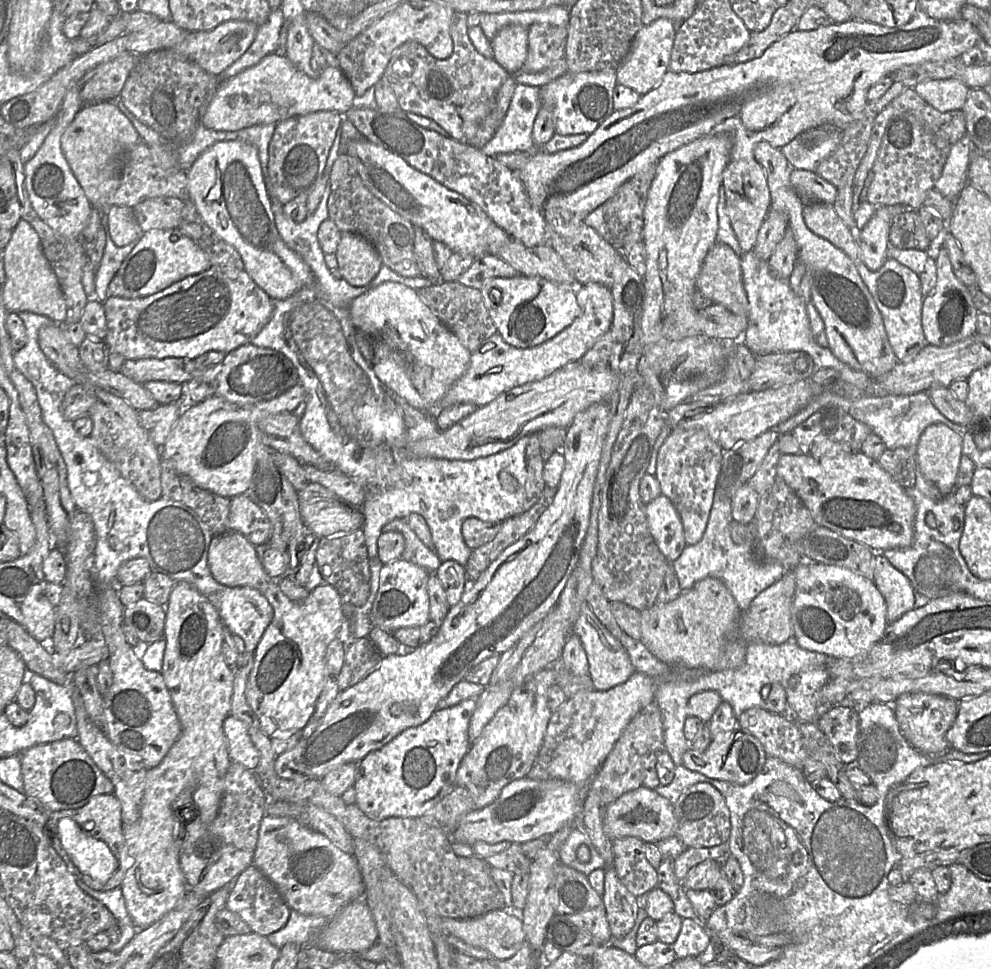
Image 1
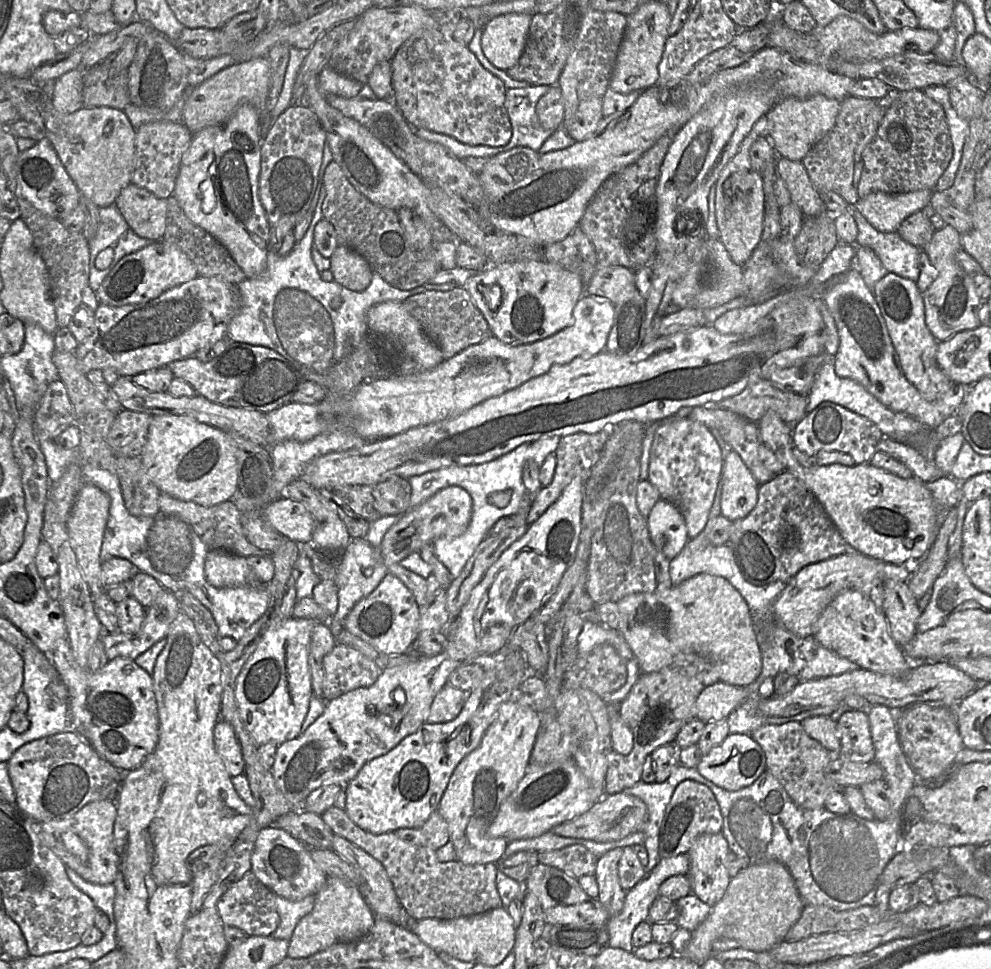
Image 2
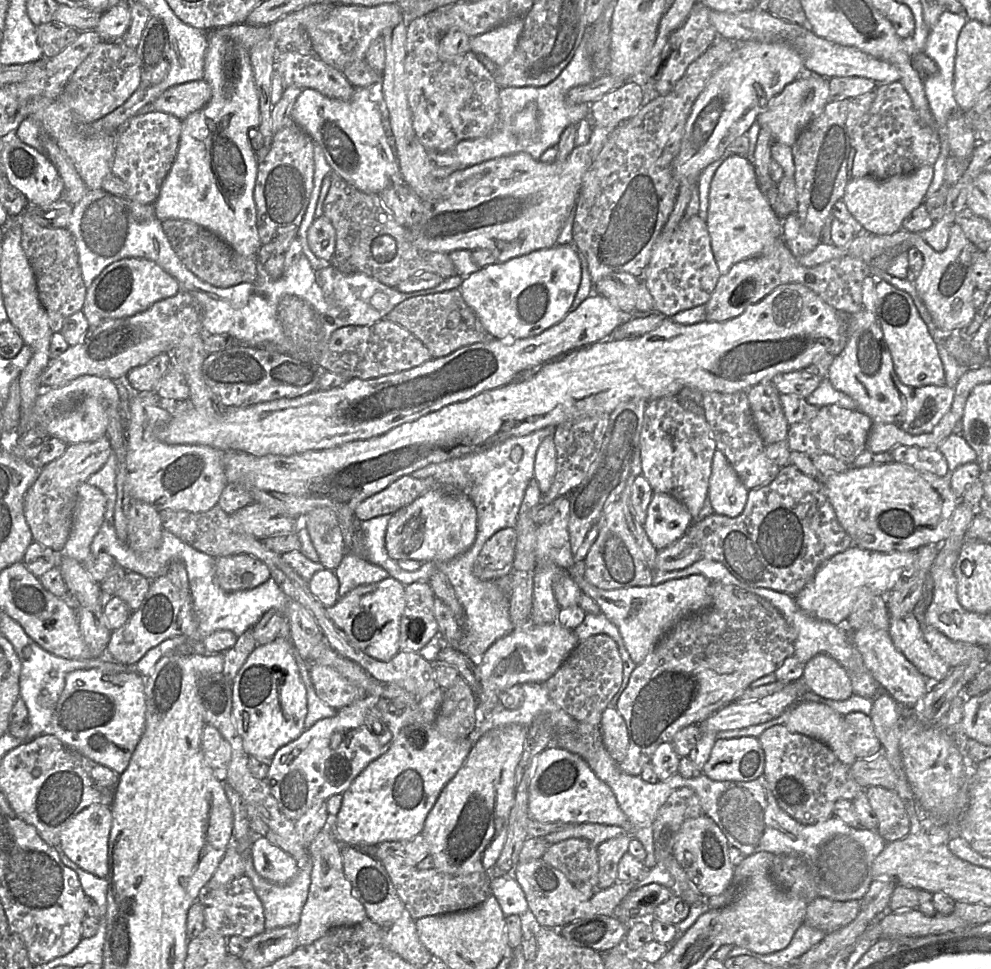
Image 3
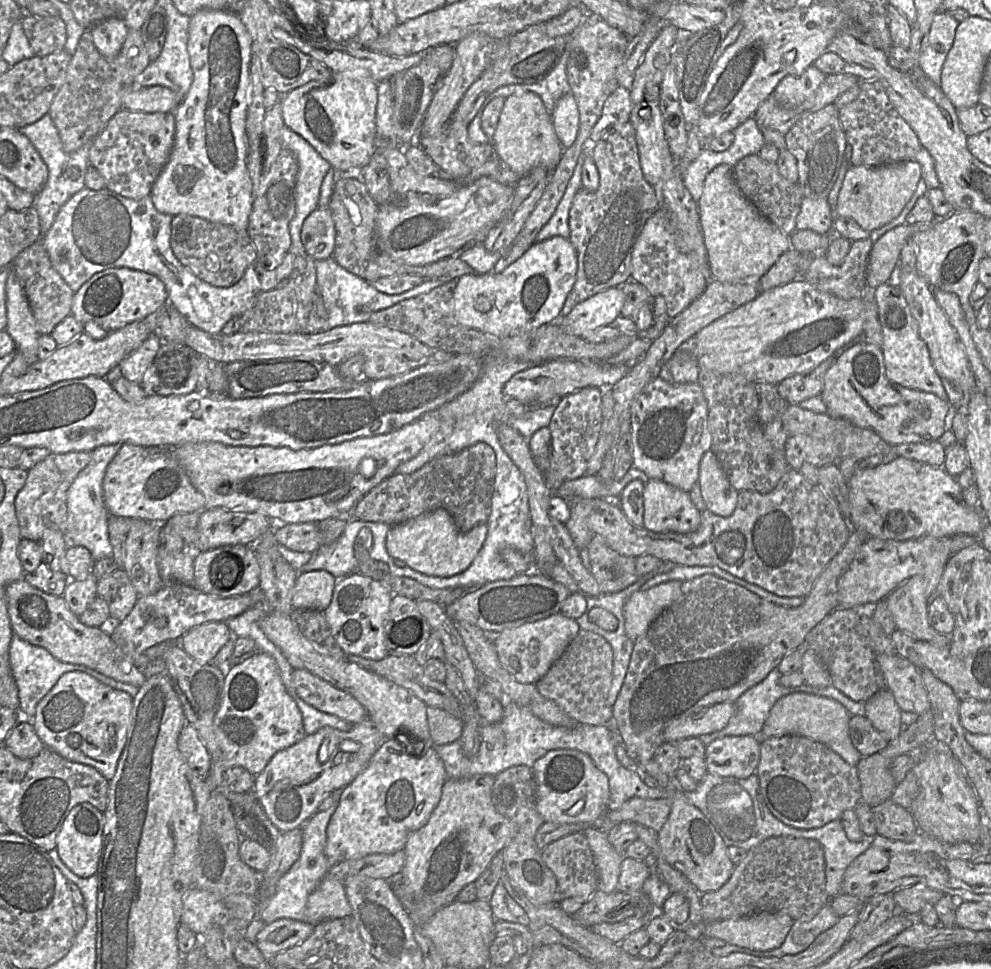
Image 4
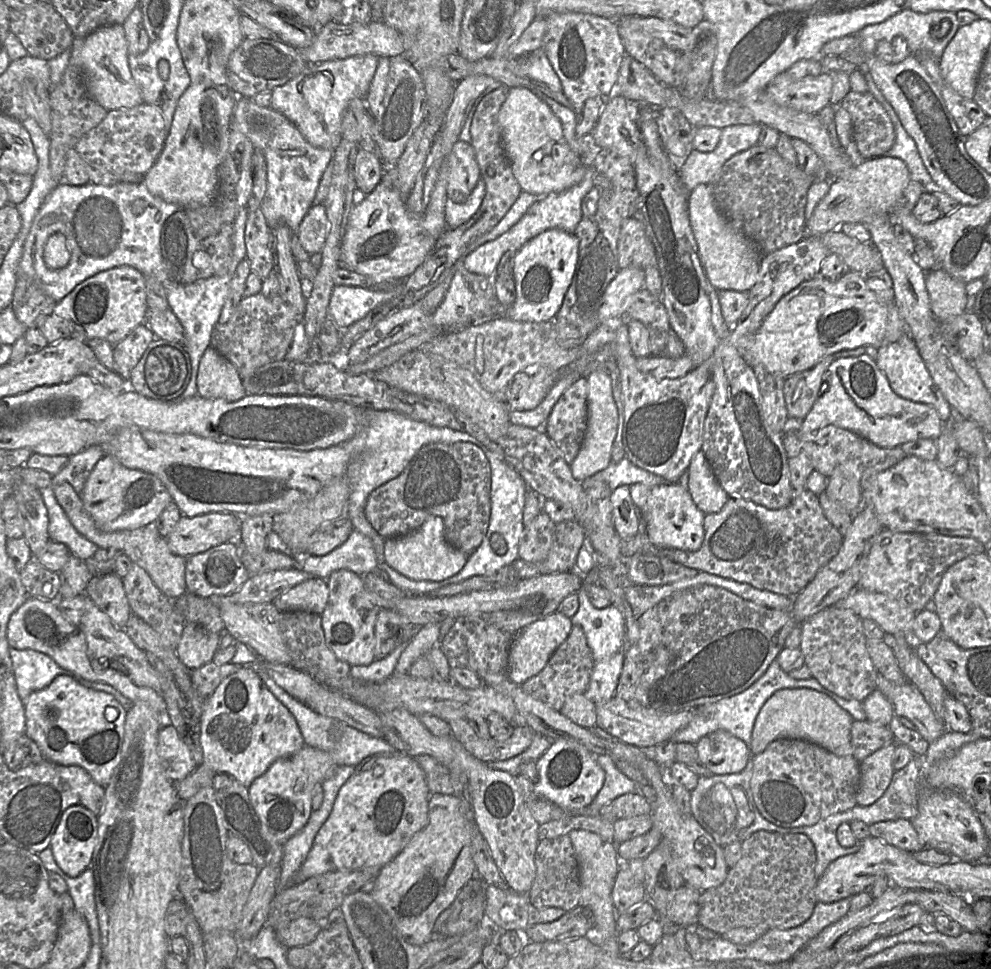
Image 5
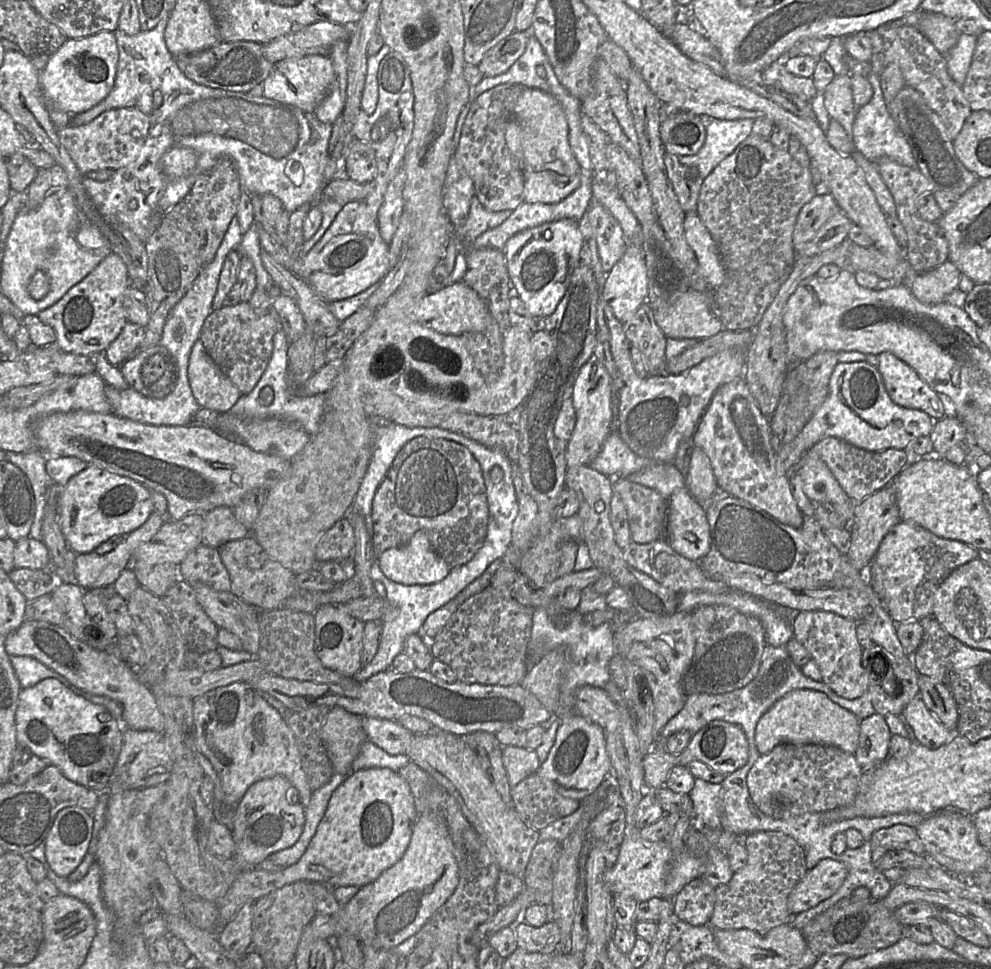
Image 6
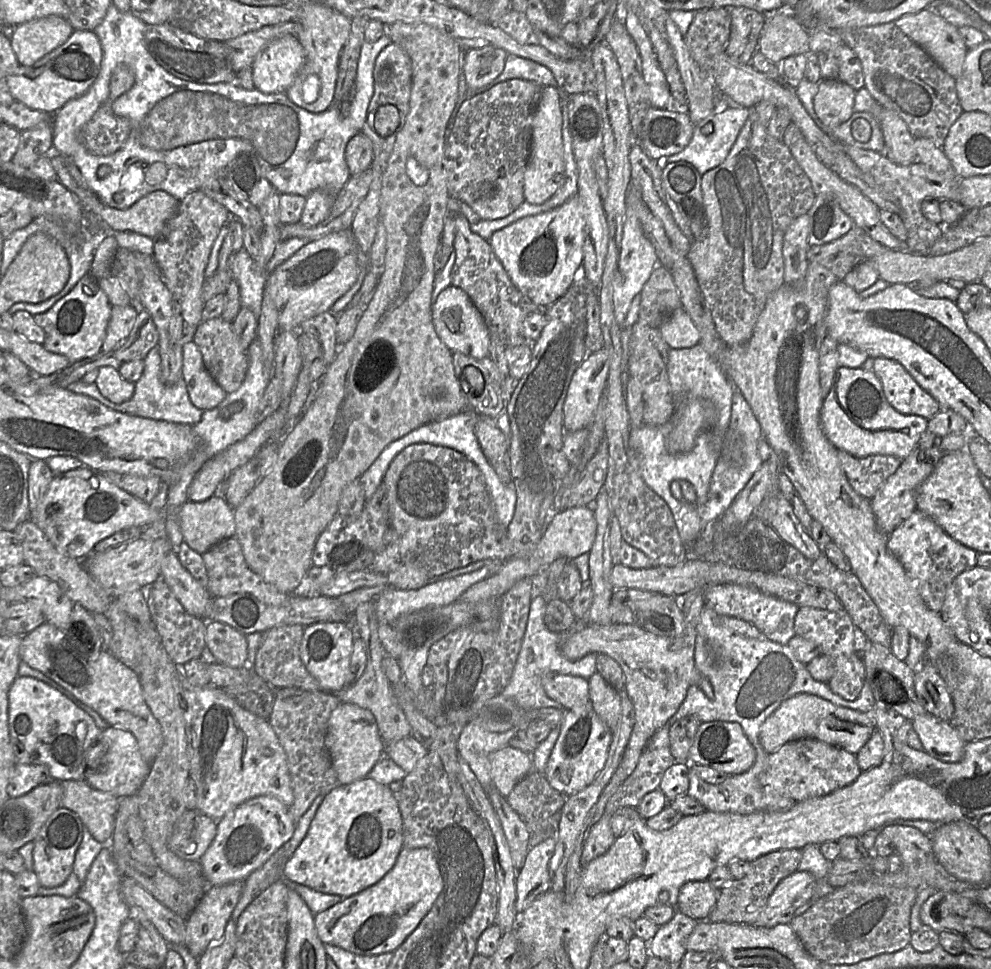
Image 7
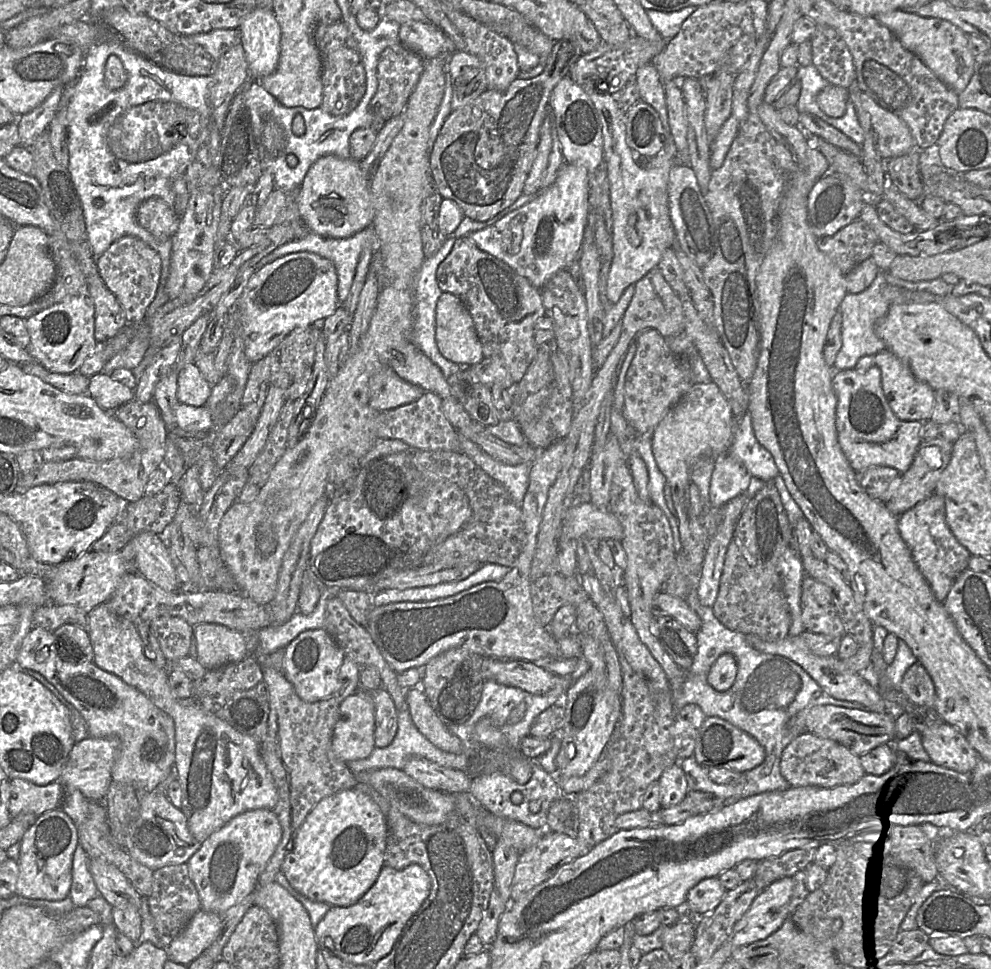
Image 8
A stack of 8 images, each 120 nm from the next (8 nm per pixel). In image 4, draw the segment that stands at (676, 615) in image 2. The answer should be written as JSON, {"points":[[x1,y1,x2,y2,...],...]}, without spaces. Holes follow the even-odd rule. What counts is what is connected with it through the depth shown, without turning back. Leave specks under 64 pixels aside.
{"points":[[669,581,649,590,638,590,629,597,624,605,625,632,629,639,636,641,642,637,652,622,681,596,682,582]]}

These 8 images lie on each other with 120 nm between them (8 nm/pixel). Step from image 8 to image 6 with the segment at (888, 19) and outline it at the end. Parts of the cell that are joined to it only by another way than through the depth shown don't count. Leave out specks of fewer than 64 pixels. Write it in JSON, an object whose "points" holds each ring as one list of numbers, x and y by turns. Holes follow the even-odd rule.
{"points":[[921,11,915,27,944,56,957,43,961,34,954,19,937,12]]}

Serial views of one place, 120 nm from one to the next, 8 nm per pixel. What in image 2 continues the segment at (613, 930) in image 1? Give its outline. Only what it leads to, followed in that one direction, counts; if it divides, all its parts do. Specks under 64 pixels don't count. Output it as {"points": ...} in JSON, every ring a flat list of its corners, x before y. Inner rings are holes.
{"points":[[616,847,597,860,595,878,598,884,598,899,609,913,609,917,619,914,624,906,626,893,619,882,618,863,623,848]]}

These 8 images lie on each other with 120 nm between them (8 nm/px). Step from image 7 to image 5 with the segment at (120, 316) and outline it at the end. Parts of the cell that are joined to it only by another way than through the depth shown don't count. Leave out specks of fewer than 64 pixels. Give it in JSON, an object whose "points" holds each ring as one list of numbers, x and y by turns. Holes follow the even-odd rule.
{"points":[[140,324,114,344,112,354,115,372,125,380,129,379,132,369,153,339,153,332,145,324]]}

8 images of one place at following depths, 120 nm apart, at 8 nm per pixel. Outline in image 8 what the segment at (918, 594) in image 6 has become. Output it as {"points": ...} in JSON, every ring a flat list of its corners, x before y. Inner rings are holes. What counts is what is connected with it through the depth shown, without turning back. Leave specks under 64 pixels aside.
{"points":[[933,493,924,501,898,517,901,537,911,550,912,557,929,583,935,598,944,603,958,577,969,567,971,553,959,543,946,522,945,500]]}

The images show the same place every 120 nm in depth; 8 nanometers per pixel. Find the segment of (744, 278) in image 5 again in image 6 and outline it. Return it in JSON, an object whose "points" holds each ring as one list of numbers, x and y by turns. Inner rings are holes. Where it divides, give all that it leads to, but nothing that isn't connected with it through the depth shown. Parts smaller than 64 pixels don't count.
{"points":[[697,211,685,213,684,236,694,252,698,273,705,283,713,289,721,286,725,281,726,271,720,251]]}

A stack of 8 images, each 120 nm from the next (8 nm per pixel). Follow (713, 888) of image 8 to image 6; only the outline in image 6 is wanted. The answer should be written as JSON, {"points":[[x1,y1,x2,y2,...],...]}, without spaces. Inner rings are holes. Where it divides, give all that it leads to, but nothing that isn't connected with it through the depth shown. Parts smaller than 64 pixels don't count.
{"points":[[703,878,687,883,673,900,675,919,693,926,709,923,715,904,715,888]]}

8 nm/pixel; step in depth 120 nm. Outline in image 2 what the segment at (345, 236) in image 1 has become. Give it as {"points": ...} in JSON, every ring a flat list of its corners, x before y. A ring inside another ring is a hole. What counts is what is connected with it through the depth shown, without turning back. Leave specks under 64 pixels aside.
{"points":[[338,245,330,257,330,270,336,282,352,291,367,288,374,274,362,255,343,245]]}

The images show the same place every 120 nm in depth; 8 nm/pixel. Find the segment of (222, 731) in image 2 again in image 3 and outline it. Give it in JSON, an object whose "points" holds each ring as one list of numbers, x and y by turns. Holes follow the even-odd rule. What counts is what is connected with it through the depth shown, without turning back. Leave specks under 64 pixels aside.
{"points":[[206,725,201,736,201,749,207,765,215,776,225,781,227,768,232,758,229,742,211,725]]}

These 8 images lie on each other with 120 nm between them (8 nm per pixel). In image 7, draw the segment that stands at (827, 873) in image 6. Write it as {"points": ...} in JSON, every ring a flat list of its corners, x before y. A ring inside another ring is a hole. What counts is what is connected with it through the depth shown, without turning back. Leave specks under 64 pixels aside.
{"points":[[796,871,783,878,769,896,754,926,789,924,795,910,811,898,815,884,814,876,806,871]]}

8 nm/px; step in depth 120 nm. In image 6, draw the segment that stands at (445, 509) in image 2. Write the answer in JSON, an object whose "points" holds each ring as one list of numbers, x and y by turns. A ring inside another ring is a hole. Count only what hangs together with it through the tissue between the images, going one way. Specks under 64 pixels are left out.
{"points":[[423,530,417,531,408,543,384,551,378,562,388,579,404,585,437,583,452,569,435,553]]}

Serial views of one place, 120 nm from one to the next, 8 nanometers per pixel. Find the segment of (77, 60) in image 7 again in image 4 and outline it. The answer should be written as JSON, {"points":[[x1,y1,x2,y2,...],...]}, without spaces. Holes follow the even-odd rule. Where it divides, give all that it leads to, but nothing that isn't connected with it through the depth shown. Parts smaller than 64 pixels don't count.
{"points":[[114,17,95,24,88,31,99,53,106,58,114,58,125,42,128,28,124,18],[132,86,122,96,122,109,147,113,173,112,181,103,171,89,163,86,150,86,134,89]]}

